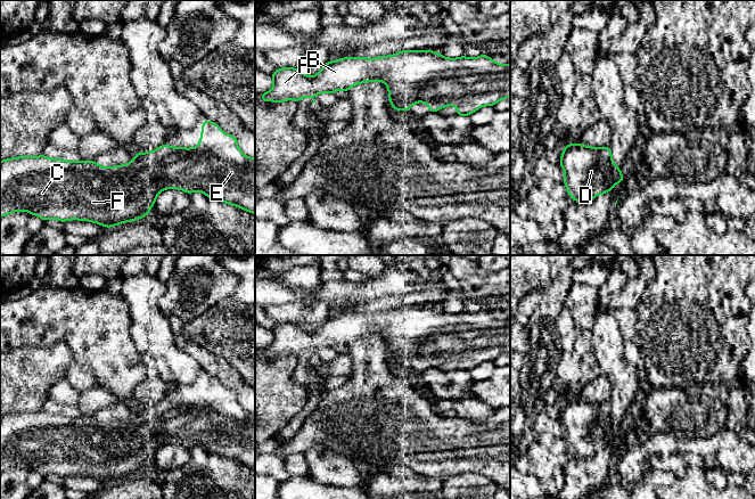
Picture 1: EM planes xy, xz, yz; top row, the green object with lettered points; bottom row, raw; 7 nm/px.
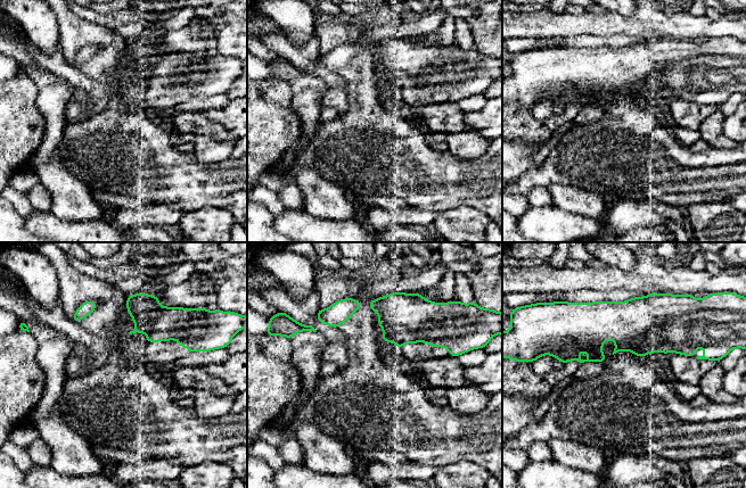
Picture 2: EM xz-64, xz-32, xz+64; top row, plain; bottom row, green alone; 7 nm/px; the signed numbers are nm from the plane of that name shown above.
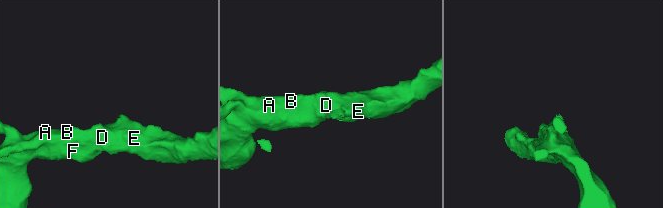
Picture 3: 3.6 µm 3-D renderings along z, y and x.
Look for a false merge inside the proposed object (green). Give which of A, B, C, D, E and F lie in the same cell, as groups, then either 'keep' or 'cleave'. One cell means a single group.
A B C D E F; keep

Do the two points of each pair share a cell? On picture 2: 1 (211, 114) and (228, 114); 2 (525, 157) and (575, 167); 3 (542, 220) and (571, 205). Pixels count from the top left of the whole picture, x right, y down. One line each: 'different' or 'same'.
1: same
2: different
3: different

